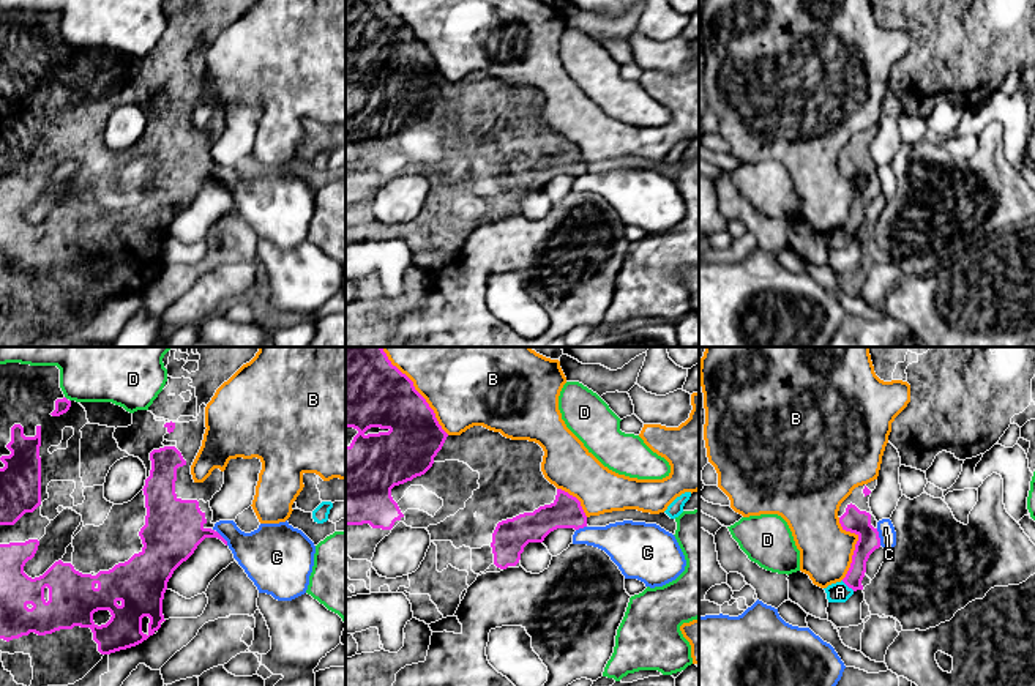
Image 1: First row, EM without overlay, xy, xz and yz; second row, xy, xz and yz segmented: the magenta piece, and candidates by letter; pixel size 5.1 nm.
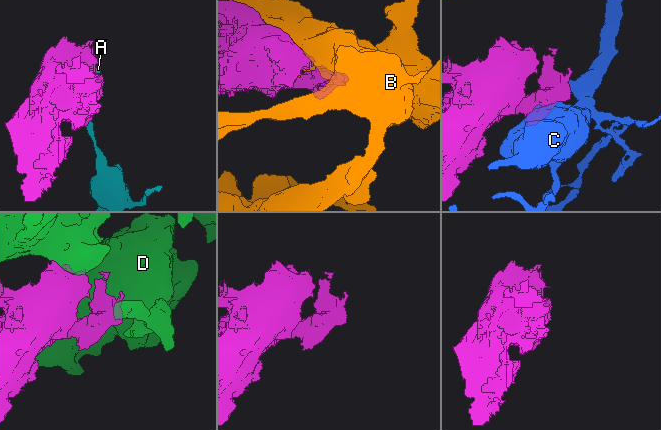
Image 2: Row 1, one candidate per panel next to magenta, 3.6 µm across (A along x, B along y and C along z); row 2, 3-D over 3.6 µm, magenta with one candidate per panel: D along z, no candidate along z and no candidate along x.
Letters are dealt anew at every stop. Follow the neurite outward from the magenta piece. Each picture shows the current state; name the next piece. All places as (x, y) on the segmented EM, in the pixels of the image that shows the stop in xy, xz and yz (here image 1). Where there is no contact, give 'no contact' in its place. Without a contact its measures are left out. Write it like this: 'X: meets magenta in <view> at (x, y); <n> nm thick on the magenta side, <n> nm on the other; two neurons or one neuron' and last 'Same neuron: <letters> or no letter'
A: meets magenta in yz at (848, 585); 110 nm thick on the magenta side, 100 nm on the other; two neurons
B: meets magenta in xz at (415, 390); 380 nm thick on the magenta side, 480 nm on the other; two neurons
C: meets magenta in yz at (878, 536); 120 nm thick on the magenta side, 90 nm on the other; two neurons
D: no contact; two neurons
Same neuron: no letter

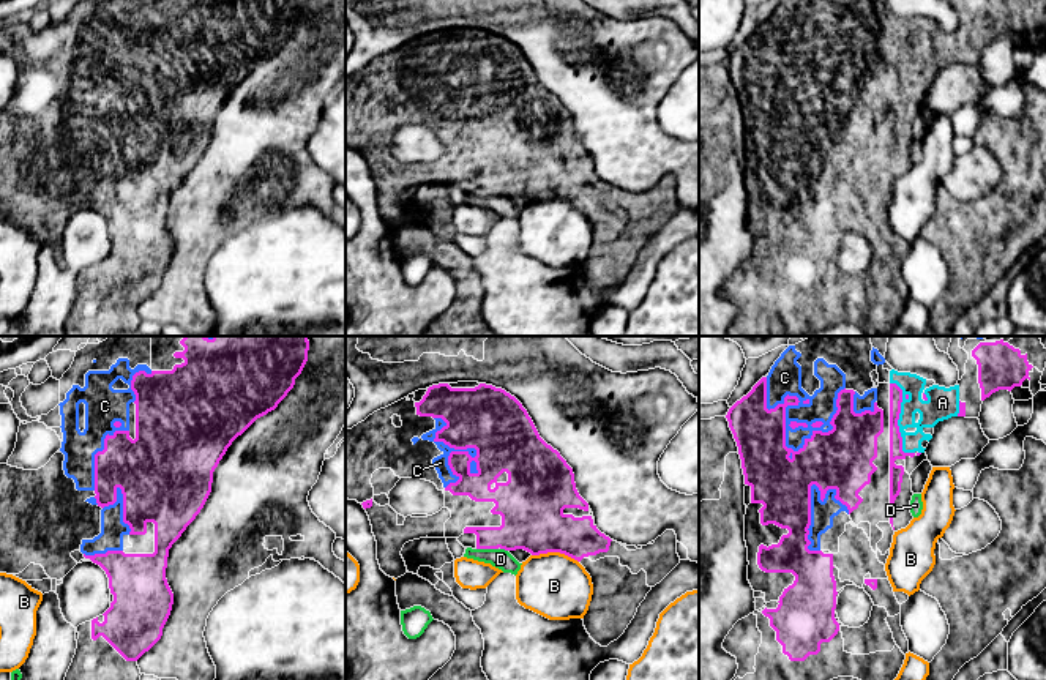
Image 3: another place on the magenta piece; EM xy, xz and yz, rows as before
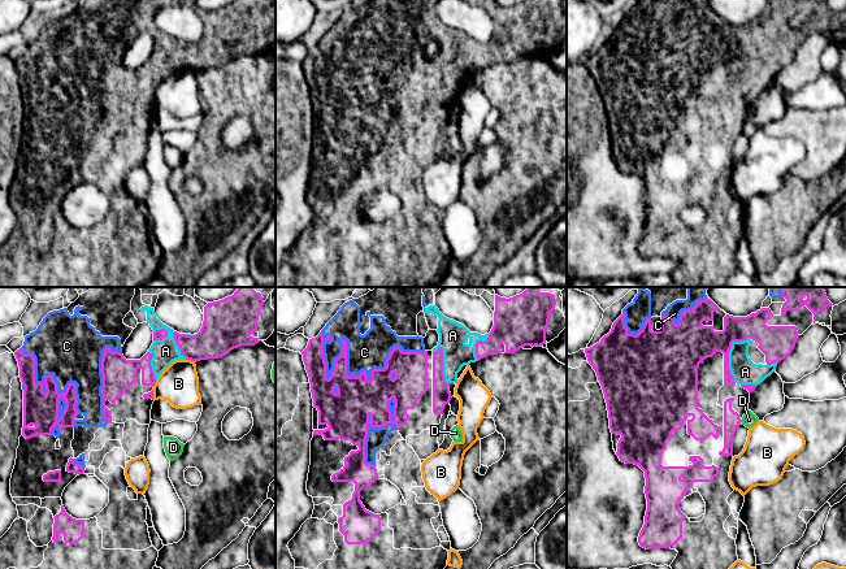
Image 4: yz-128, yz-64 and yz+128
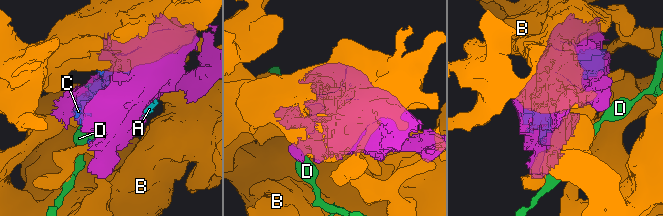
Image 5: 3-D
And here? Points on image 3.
A: meets magenta in yz at (898, 418); 70 nm thick on the magenta side, 160 nm on the other; one neuron
B: meets magenta in xz at (556, 551); 320 nm thick on the magenta side, 320 nm on the other; two neurons
C: meets magenta in yz at (829, 431); 320 nm thick on the magenta side, 140 nm on the other; one neuron
D: meets magenta in xz at (488, 548); 280 nm thick on the magenta side, 100 nm on the other; two neurons
Same neuron: A, C

